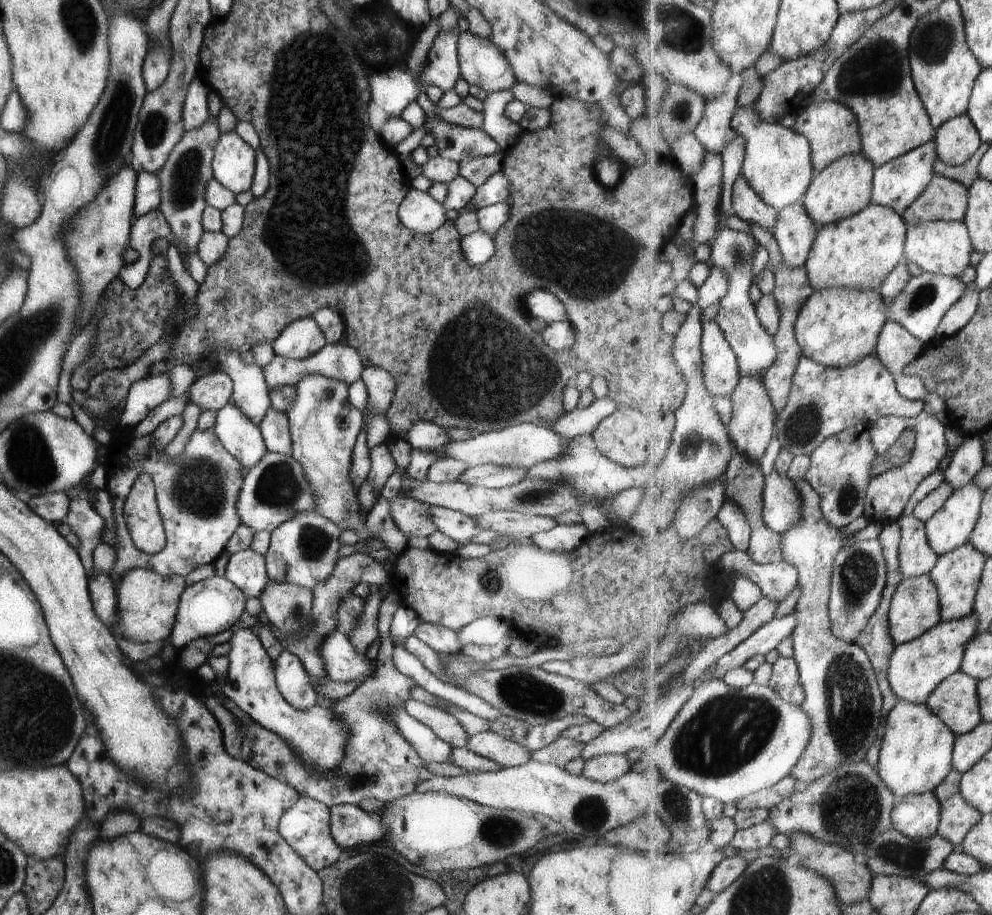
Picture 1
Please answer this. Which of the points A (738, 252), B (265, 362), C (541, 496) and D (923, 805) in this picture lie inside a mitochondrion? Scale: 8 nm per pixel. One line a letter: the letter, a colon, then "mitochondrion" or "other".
A: mitochondrion
B: other
C: mitochondrion
D: other

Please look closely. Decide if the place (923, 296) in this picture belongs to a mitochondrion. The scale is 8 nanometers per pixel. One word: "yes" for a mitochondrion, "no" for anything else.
yes

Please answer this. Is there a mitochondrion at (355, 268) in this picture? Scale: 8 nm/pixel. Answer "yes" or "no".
yes

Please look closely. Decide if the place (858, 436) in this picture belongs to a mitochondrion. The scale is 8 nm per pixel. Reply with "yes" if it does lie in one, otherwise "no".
no

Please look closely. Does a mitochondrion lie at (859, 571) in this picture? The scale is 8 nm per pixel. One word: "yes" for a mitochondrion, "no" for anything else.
yes

